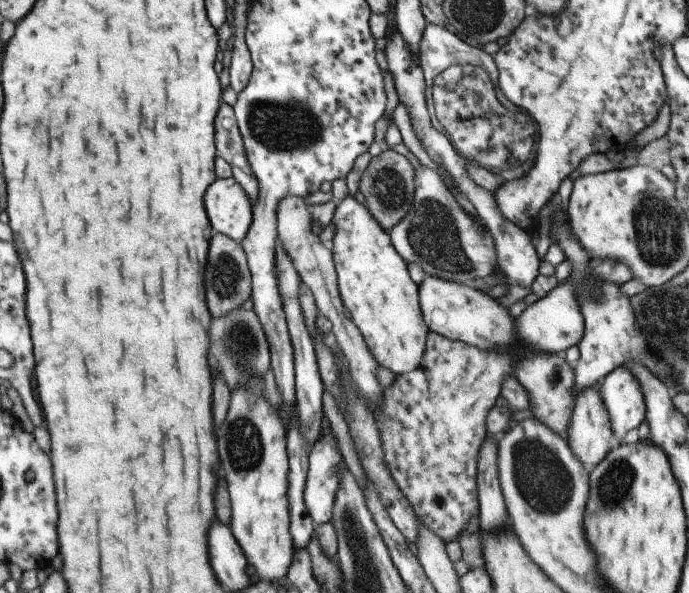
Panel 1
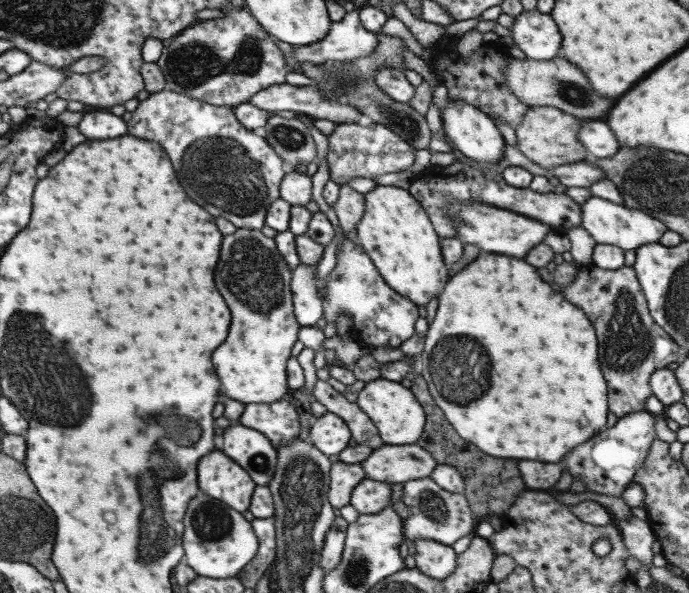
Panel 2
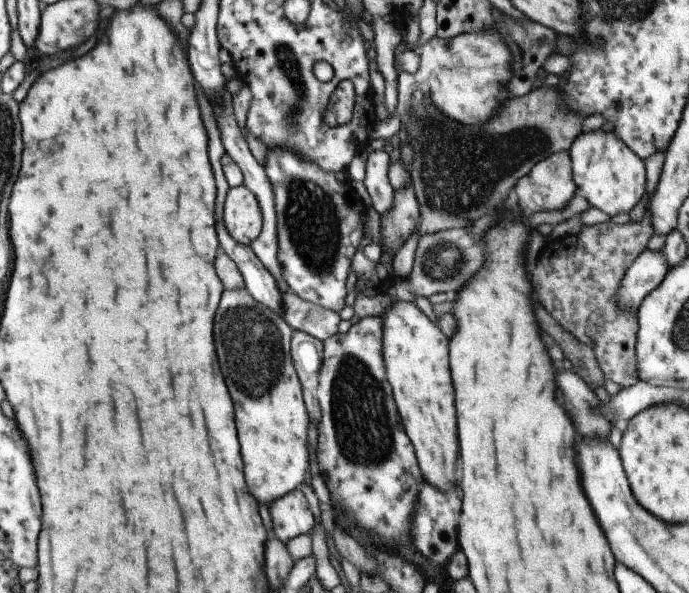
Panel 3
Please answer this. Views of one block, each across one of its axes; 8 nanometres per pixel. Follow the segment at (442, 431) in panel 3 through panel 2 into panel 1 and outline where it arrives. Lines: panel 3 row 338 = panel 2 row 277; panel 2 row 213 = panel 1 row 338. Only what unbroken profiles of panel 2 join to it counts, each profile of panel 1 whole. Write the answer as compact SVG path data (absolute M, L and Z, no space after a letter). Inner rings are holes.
M348 195L334 210L336 234L331 251L340 296L374 360L396 376L405 375L422 366L430 328L424 322L418 285L412 280L407 263L396 252L389 233L364 205Z

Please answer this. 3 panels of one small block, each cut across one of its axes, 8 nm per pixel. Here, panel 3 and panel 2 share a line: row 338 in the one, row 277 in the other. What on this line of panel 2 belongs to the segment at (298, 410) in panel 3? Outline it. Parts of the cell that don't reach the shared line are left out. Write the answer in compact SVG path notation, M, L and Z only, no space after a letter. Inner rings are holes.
M237 228L232 234L222 240L222 254L214 272L216 288L224 296L226 304L232 310L232 326L224 344L220 344L212 362L222 382L222 392L232 400L244 404L273 403L285 398L290 391L287 383L287 362L292 356L292 348L299 340L301 326L296 320L291 293L291 268L287 260L280 254L273 238L266 237L260 230Z

